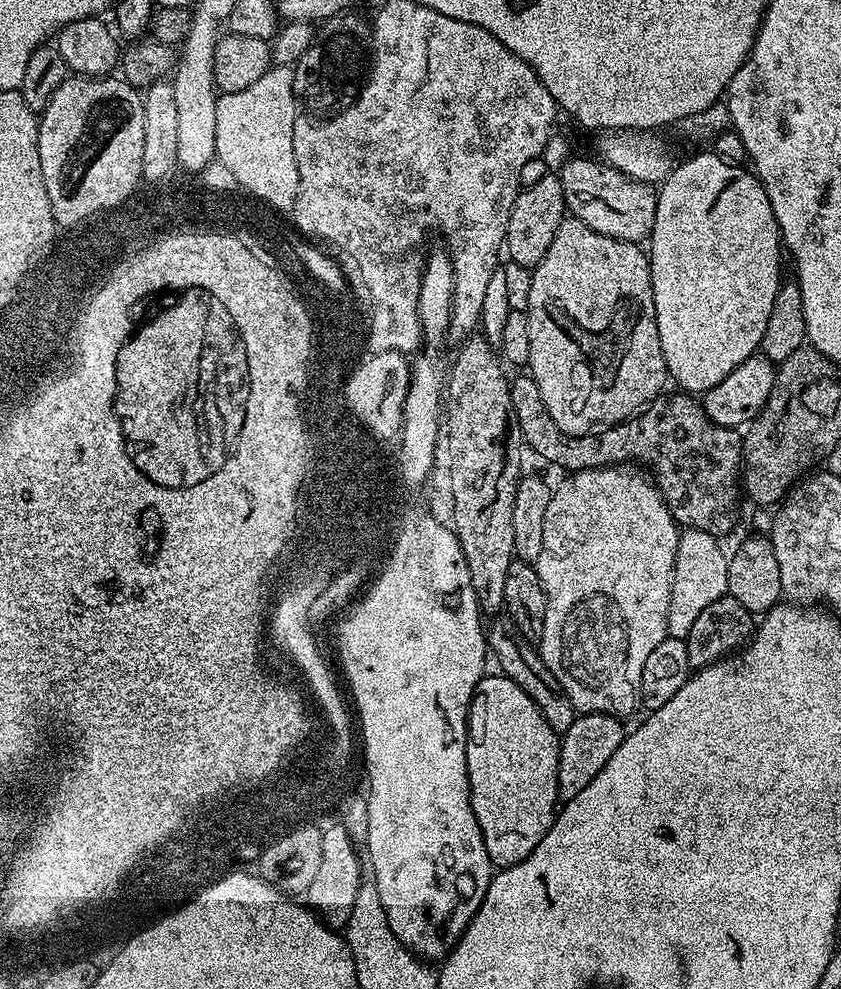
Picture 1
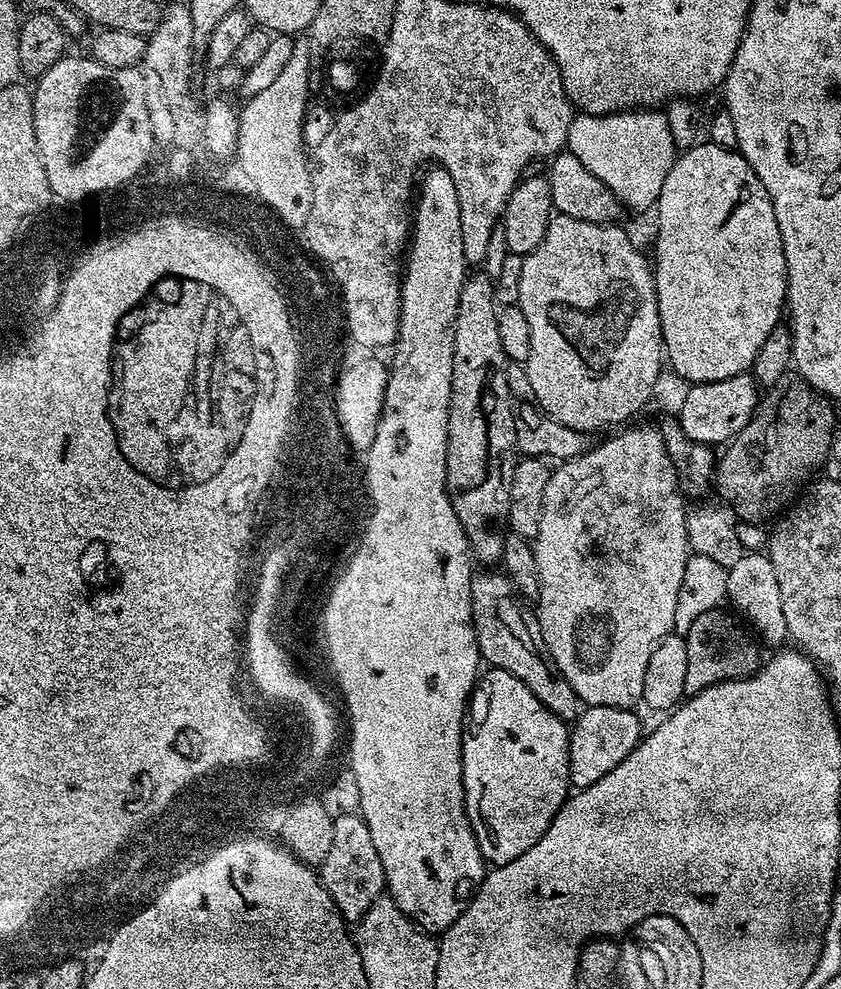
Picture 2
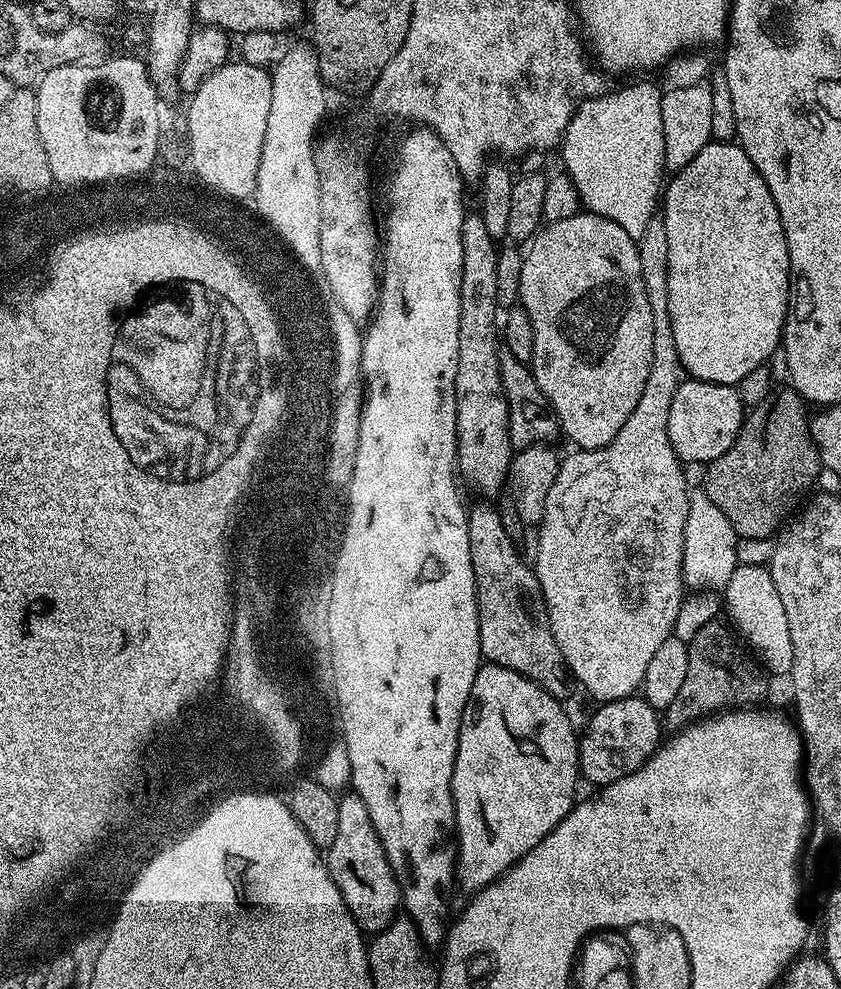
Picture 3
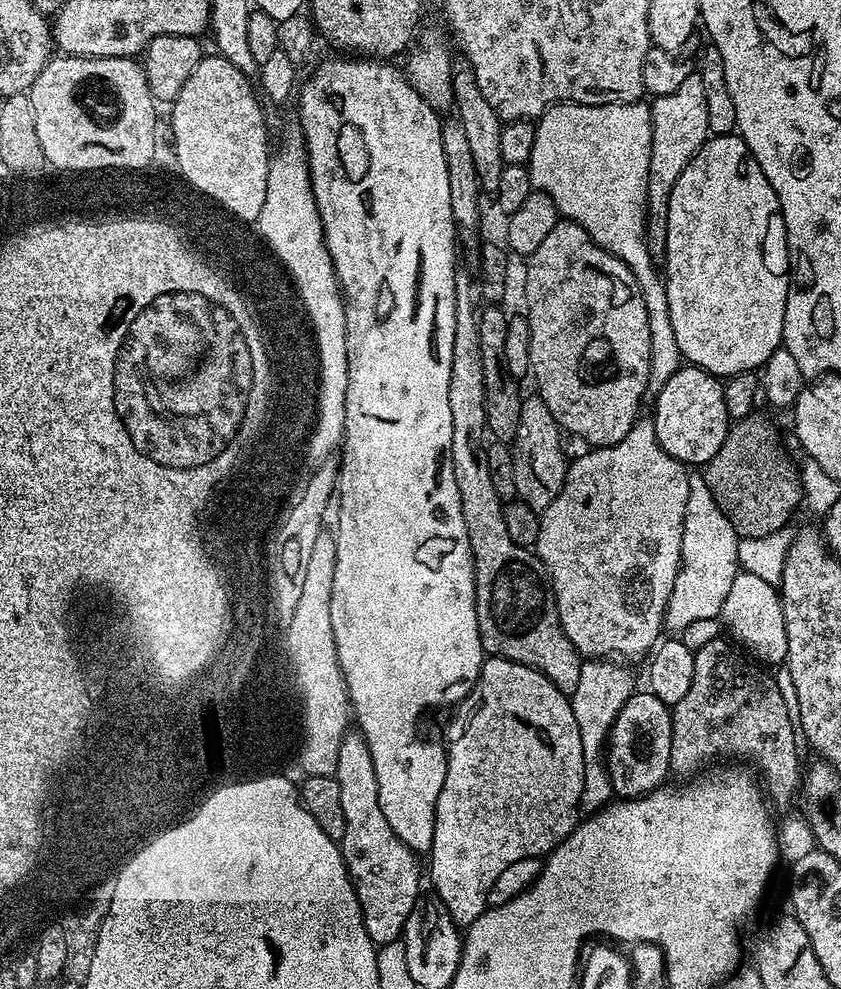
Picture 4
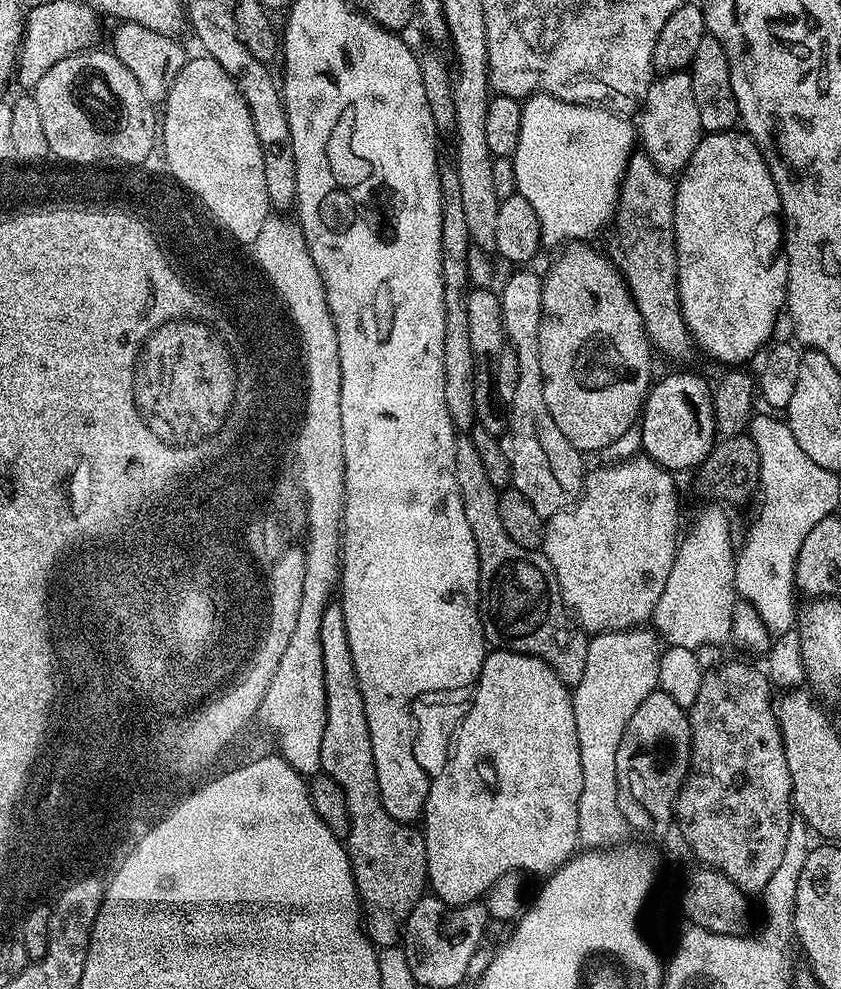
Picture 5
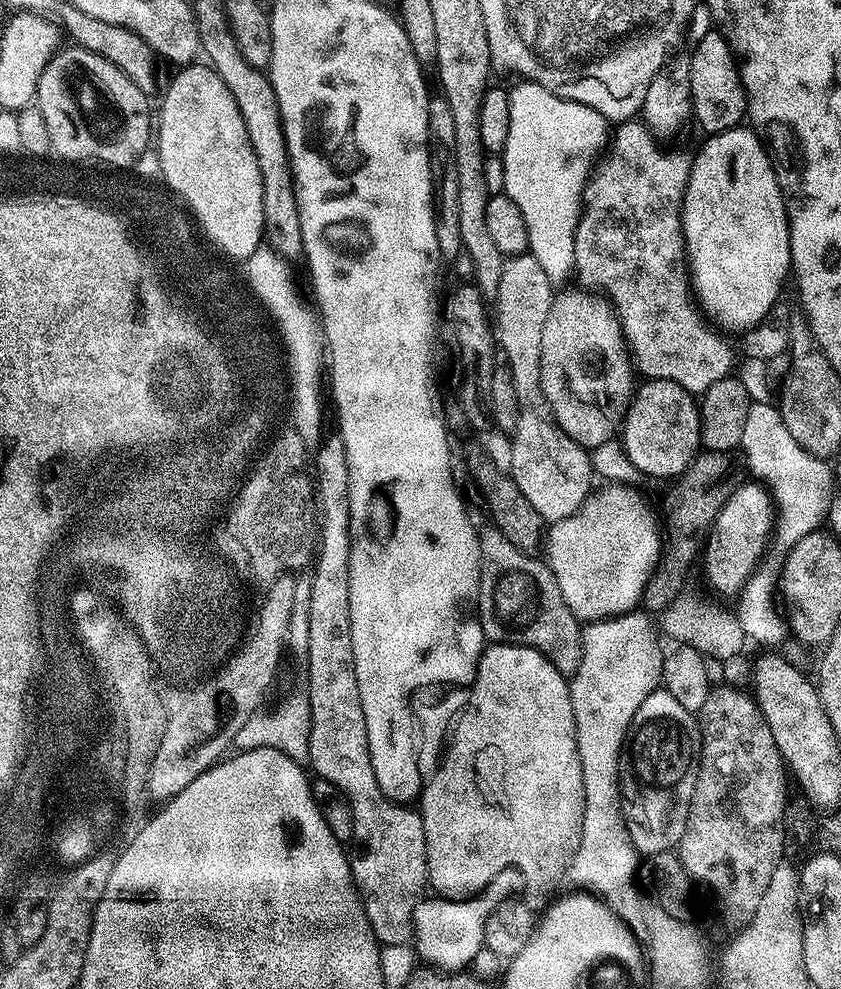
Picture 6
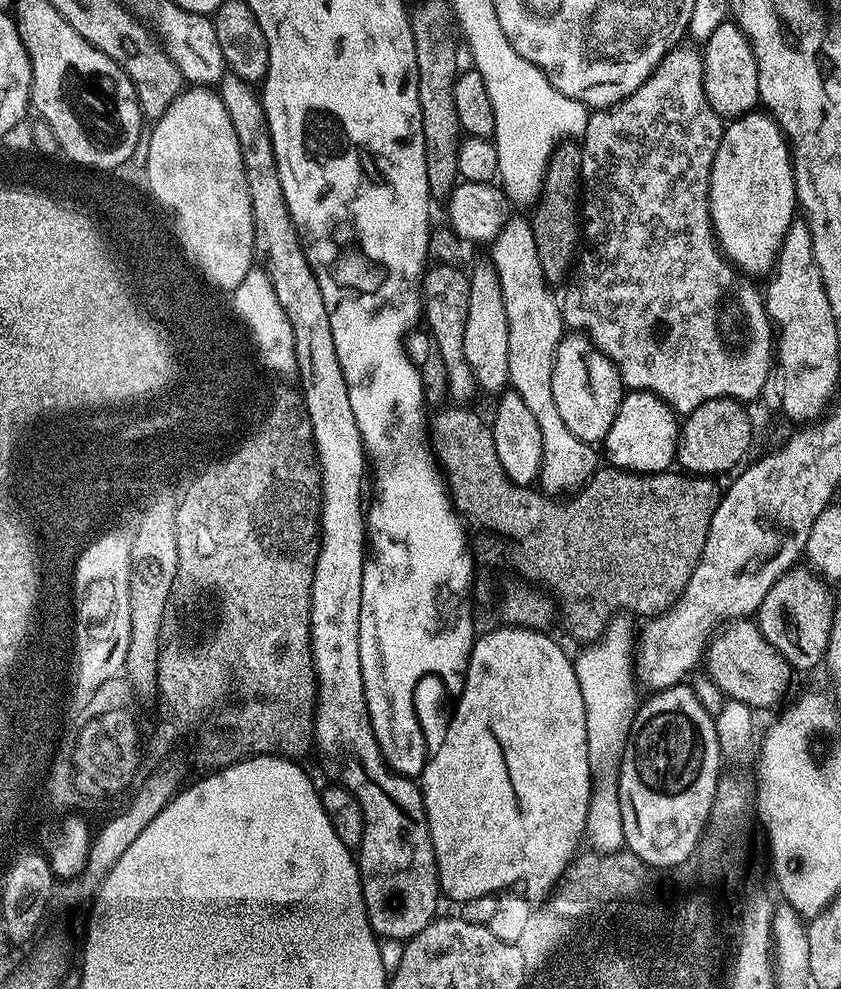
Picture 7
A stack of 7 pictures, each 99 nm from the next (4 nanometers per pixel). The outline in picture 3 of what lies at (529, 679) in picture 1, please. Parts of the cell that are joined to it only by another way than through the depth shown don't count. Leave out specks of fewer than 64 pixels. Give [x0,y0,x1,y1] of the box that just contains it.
[467,502,574,698]

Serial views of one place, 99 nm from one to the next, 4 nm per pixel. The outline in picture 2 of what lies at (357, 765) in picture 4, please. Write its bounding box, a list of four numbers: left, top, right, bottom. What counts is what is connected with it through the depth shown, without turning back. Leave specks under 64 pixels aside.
[318,814,385,922]

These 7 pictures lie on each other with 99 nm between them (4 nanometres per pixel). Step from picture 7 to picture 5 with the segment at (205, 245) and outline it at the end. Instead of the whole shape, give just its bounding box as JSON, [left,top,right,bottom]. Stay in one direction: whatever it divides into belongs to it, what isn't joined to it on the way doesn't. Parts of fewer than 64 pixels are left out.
[162,54,270,246]

